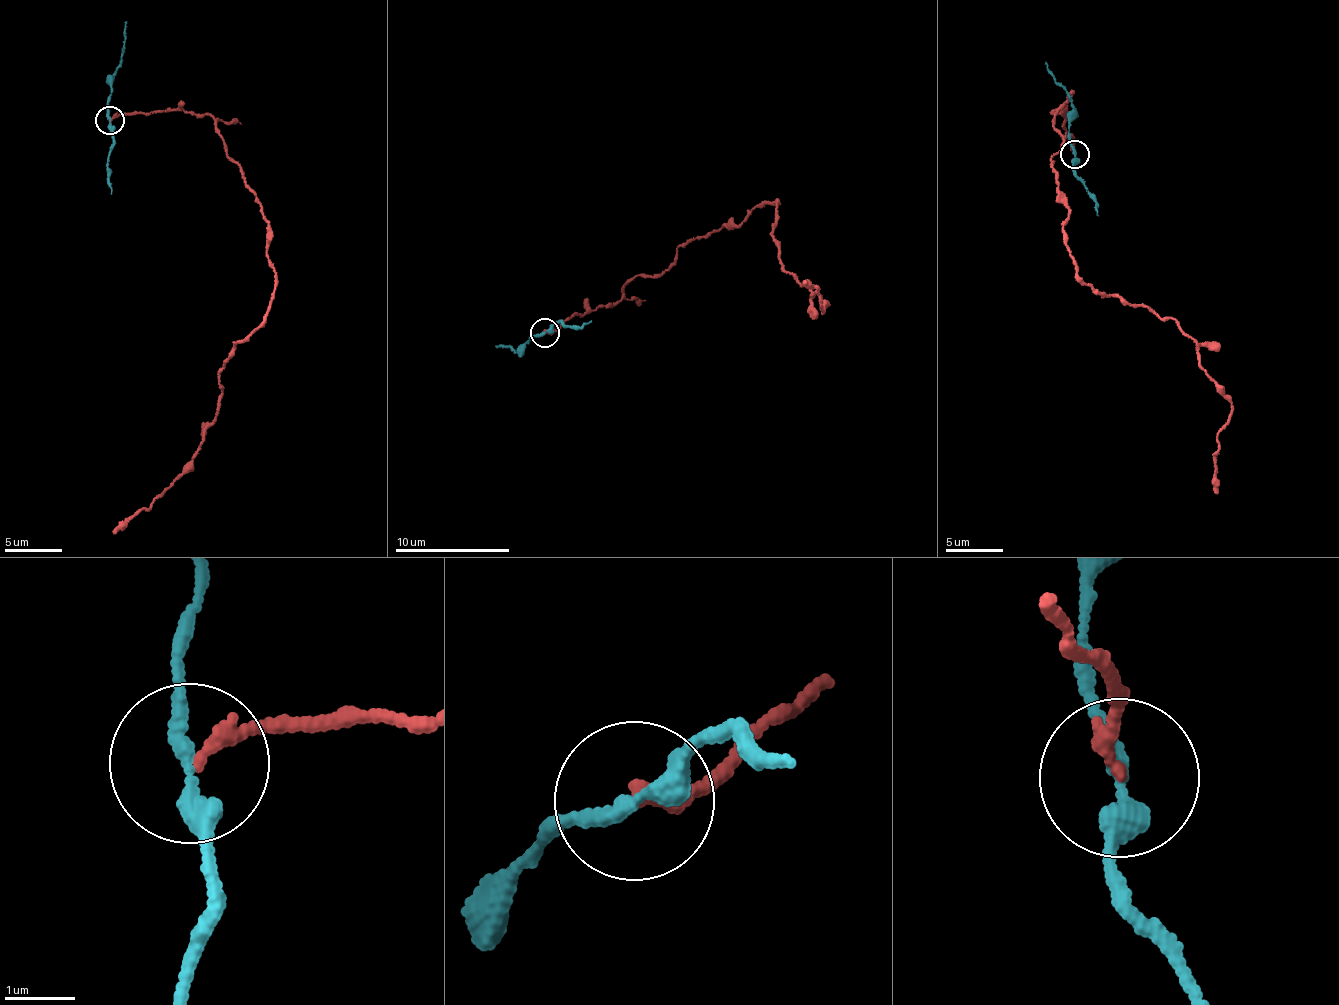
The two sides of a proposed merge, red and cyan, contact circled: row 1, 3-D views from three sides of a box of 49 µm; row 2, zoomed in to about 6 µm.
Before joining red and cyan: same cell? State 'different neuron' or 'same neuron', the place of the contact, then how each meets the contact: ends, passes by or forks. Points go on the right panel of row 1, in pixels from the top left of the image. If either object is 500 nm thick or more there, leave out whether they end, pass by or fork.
different neuron; at (1074, 154); red ends there; cyan passes by

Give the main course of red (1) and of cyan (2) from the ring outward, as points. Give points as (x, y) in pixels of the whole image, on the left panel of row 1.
1: (111, 121), (164, 110), (213, 118), (267, 223), (274, 295), (220, 370), (216, 417), (189, 468), (113, 533)
2: (108, 121), (109, 95), (126, 22)

